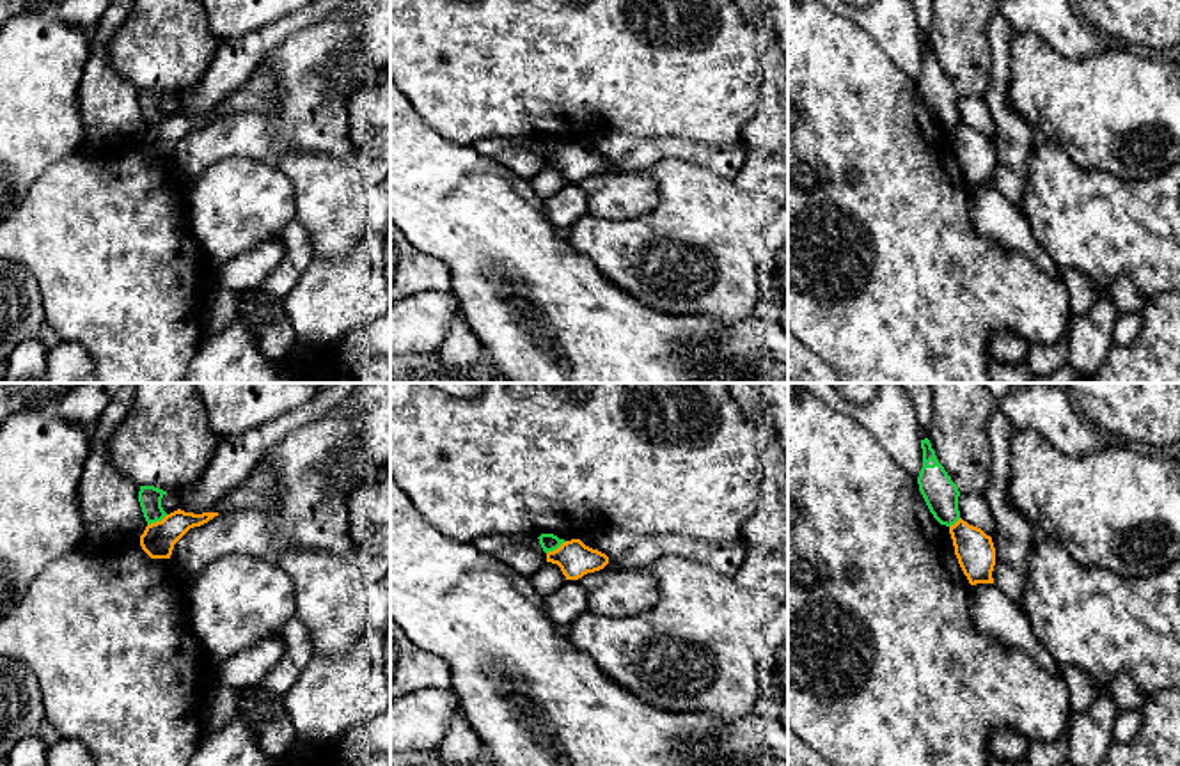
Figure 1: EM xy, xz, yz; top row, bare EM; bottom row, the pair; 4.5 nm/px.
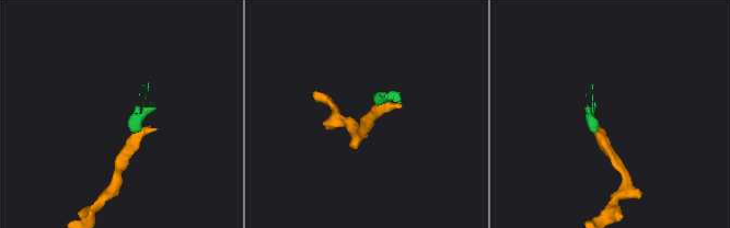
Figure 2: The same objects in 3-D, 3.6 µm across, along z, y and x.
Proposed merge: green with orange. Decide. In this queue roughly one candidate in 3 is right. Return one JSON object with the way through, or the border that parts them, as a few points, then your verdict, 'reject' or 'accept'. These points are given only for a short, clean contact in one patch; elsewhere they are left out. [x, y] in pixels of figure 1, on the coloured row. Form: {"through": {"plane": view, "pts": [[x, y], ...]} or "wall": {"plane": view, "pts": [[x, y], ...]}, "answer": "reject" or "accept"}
{"wall": {"plane": "xy", "pts": [[167, 515], [148, 525]]}, "answer": "reject"}

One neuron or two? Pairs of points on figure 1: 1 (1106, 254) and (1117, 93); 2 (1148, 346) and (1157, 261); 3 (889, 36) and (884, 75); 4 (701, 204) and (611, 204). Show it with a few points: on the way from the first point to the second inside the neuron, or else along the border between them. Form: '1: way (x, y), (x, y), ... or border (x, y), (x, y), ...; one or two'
1: border (1072, 160), (1127, 181), (1154, 176); two
2: border (1161, 293), (1145, 302); two
3: border (857, 25), (916, 82); two
4: border (652, 178), (657, 201), (639, 215), (614, 218); two

